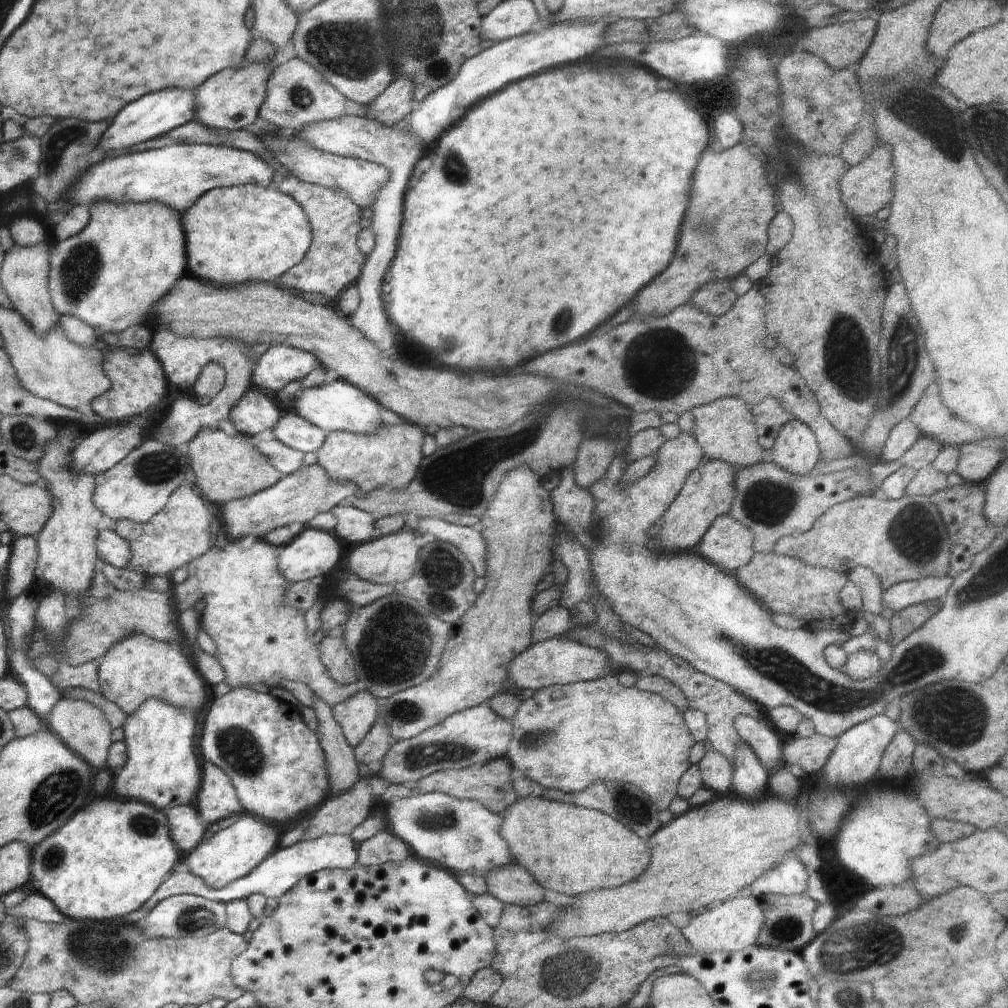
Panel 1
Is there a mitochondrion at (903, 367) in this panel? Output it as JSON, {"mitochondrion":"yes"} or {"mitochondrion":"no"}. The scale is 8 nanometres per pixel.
{"mitochondrion":"yes"}

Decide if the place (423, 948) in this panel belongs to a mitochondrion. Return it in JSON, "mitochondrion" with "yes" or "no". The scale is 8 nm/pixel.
{"mitochondrion":"no"}

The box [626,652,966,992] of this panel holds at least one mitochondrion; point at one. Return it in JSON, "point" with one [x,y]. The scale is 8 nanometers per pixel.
{"point":[863,945]}

